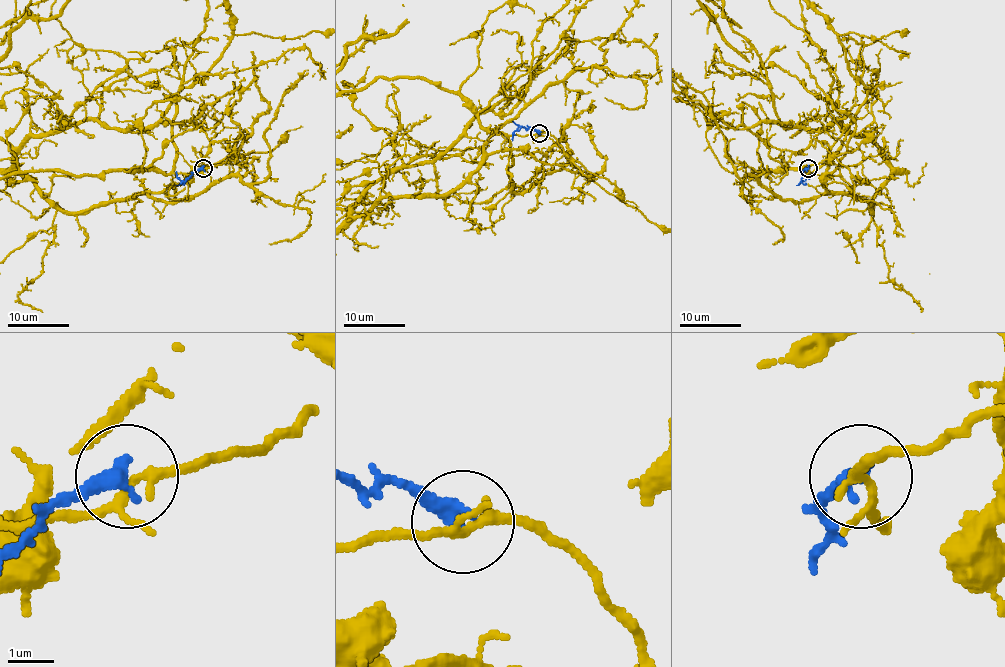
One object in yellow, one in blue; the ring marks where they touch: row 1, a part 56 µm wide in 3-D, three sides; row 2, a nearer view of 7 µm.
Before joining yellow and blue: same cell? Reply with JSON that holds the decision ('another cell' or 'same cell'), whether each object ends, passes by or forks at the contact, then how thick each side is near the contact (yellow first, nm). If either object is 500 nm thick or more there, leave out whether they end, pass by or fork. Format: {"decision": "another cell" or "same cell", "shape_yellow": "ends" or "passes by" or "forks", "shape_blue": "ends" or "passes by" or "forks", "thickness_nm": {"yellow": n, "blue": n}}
{"decision": "another cell", "shape_yellow": "forks", "shape_blue": "ends", "thickness_nm": {"yellow": 180, "blue": 400}}

